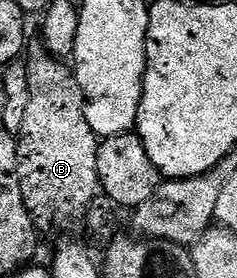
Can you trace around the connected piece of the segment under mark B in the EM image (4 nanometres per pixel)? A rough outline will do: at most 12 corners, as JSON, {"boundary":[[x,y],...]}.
{"boundary":[[27,59],[16,144],[37,231],[98,196],[98,136],[73,67]]}

